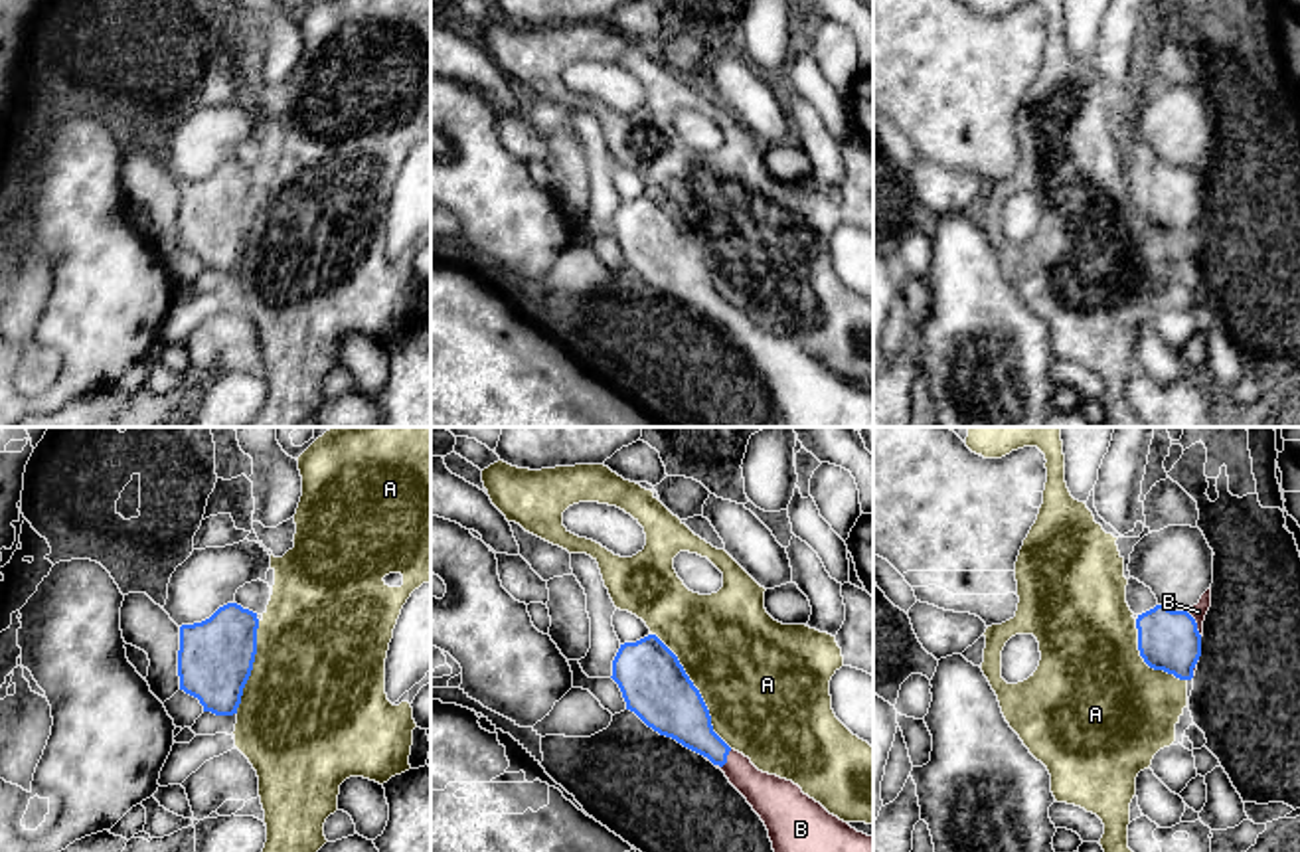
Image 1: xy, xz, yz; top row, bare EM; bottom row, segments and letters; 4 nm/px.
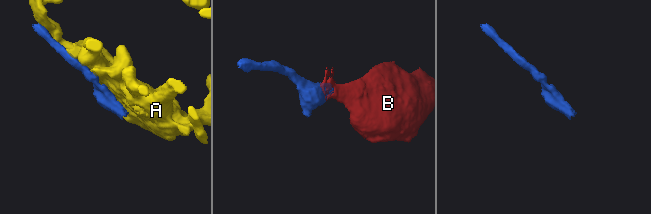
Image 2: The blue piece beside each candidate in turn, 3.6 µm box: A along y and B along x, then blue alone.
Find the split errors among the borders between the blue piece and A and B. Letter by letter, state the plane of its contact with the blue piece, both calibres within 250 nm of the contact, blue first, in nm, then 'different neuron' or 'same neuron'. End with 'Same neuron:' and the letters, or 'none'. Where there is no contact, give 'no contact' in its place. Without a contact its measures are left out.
A: xz | 280/480 nm | different neuron
B: yz | 240/70 nm | same neuron
Same neuron: B

